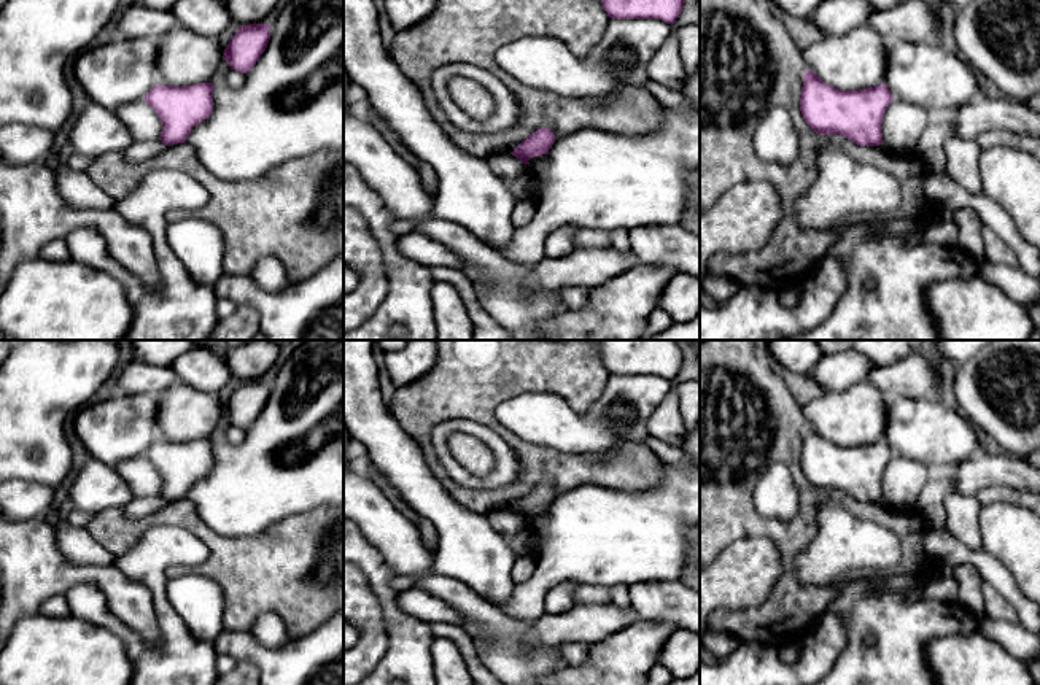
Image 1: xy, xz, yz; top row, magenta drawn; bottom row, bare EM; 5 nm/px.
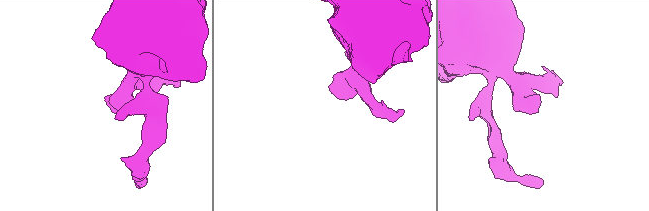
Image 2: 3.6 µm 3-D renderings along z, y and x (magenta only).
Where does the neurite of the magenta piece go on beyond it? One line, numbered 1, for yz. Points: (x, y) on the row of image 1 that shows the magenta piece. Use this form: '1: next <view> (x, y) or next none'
1: next none

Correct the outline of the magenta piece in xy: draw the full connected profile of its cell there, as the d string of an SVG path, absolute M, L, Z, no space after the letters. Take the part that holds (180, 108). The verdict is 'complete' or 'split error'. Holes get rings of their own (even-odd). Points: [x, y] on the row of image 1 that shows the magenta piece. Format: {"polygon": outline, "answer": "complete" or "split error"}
{"polygon": "M157 84L145 95L145 102L162 122L161 141L167 146L184 143L194 126L205 121L213 110L213 84L194 86Z", "answer": "complete"}

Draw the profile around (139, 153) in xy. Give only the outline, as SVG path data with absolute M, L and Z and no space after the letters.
M161 140L134 141L134 145L126 149L126 161L134 165L146 165L151 157L157 156L165 148L167 145Z

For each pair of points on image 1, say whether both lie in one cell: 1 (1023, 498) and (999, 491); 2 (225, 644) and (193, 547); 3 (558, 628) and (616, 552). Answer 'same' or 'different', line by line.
1: same
2: different
3: different

